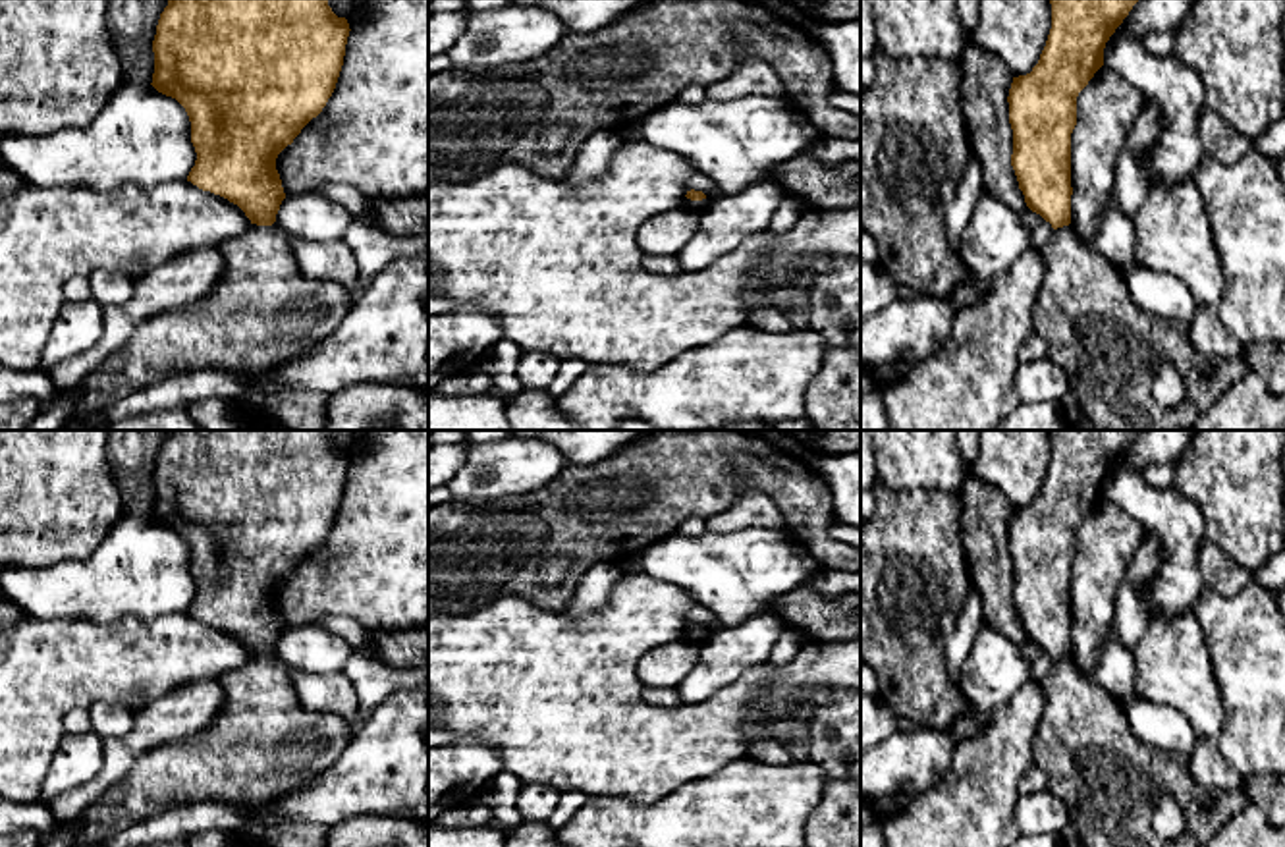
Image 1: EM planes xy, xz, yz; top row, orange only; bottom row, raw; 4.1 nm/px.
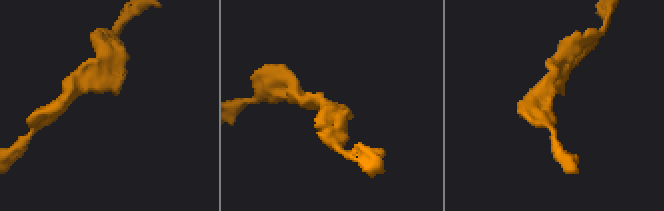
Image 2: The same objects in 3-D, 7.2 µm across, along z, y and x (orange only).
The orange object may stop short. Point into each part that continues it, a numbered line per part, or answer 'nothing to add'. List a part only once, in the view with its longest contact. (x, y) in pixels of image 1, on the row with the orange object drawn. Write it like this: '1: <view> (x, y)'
nothing to add

